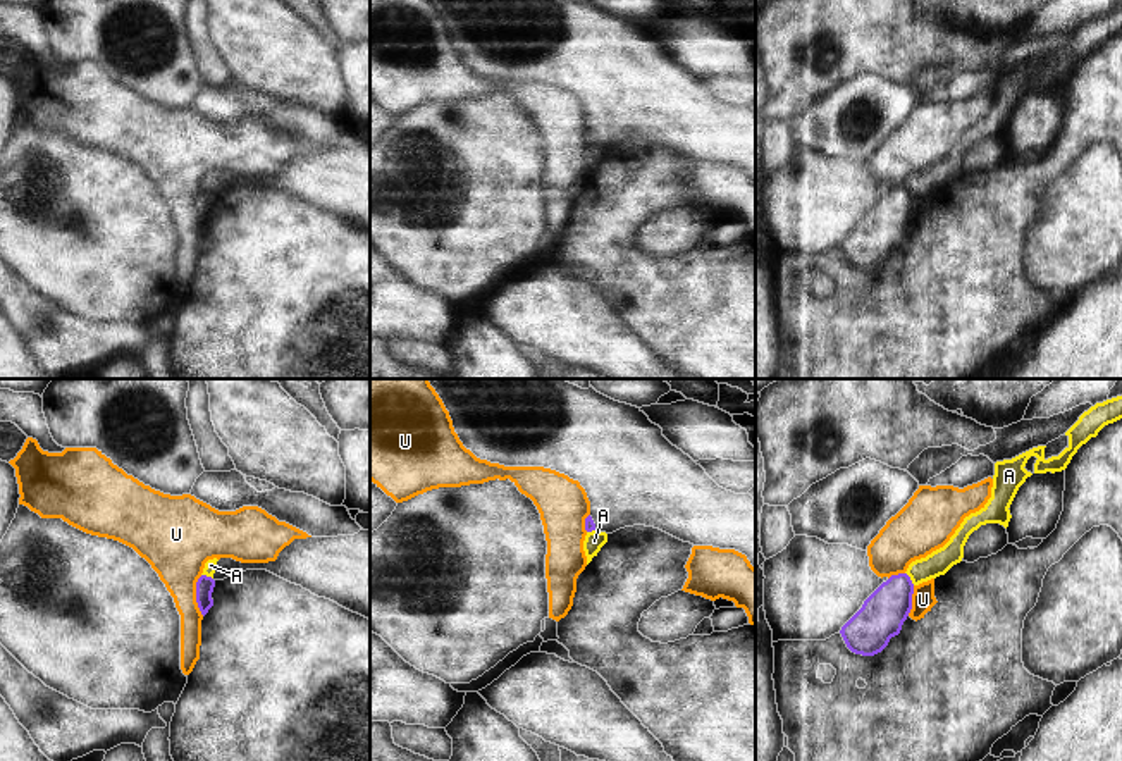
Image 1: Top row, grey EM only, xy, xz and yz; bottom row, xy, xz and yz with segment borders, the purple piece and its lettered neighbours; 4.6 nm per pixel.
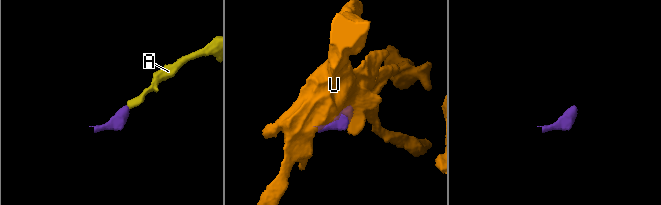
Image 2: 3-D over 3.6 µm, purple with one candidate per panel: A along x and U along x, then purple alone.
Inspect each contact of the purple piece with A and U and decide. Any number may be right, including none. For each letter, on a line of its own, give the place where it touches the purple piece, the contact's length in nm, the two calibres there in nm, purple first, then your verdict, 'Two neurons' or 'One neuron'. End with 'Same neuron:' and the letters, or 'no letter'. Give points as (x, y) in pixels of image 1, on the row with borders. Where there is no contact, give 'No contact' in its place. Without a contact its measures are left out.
A: Touches purple at yz (909, 579). Shared border 80 nm. Thickness 200 nm (purple) against 120 nm. Two neurons
U: Touches purple at xy (197, 596). Shared border 190 nm. Thickness 80 nm (purple) against 300 nm. Two neurons
Same neuron: no letter

